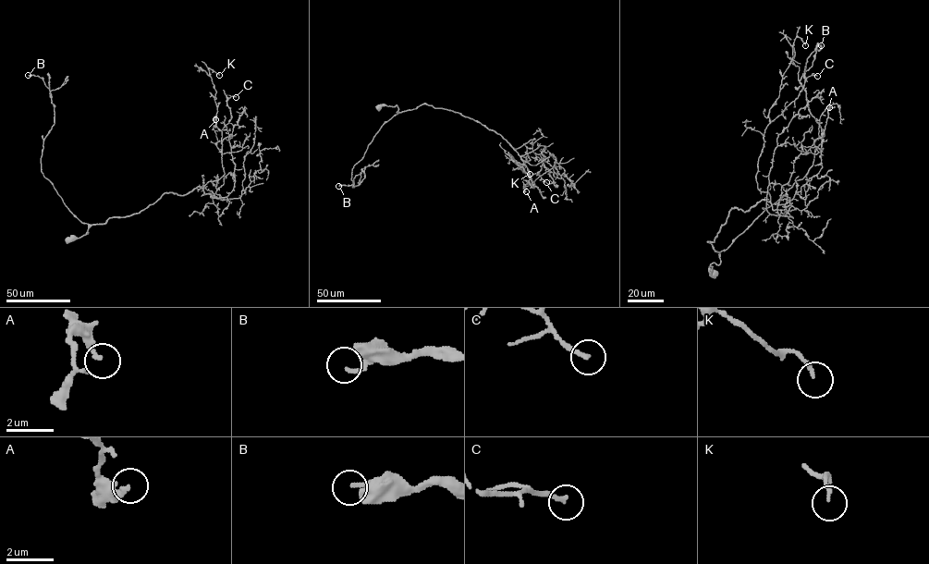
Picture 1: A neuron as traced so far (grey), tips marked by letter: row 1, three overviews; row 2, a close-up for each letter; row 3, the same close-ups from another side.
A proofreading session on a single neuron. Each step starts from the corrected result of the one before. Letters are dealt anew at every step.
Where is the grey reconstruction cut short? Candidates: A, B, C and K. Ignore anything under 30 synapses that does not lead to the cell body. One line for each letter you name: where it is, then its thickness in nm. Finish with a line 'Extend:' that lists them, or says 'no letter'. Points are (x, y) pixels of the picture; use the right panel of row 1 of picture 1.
Extend: no letter

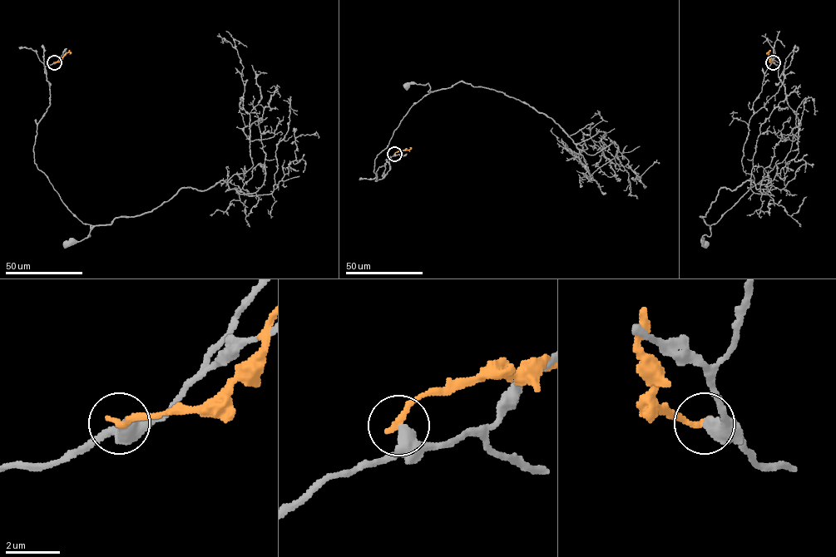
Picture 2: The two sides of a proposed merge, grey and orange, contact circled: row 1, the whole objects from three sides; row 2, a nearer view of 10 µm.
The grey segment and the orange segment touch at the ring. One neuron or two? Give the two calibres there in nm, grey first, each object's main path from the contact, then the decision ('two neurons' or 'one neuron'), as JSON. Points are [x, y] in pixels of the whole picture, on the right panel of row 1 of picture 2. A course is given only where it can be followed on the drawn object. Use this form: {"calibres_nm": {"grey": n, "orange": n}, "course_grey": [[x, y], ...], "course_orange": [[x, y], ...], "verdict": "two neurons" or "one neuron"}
{"calibres_nm": {"grey": 480, "orange": 240}, "course_grey": [[773, 62], [779, 67], [778, 76], [798, 130], [786, 158], [710, 226], [711, 235], [702, 236], [704, 243]], "course_orange": [[773, 62], [769, 52], [766, 53]], "verdict": "two neurons"}

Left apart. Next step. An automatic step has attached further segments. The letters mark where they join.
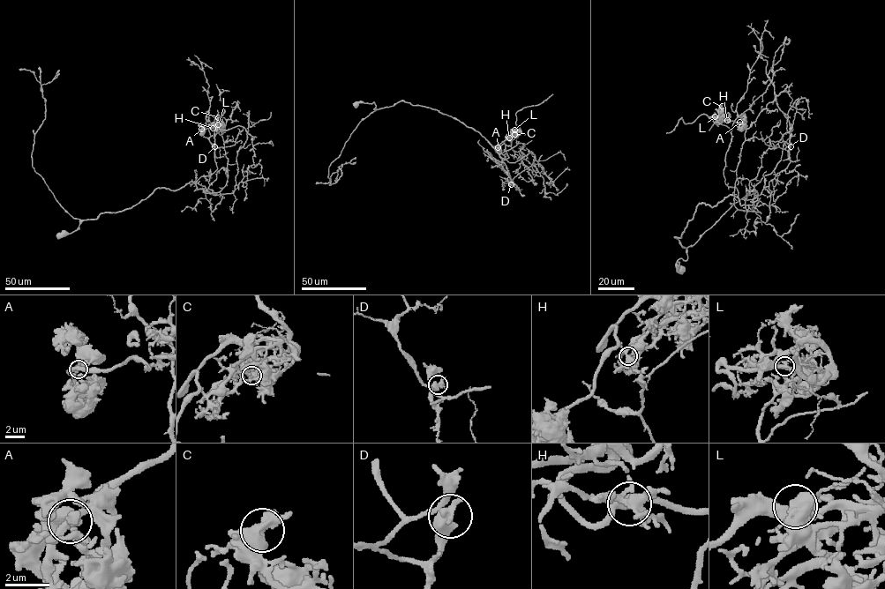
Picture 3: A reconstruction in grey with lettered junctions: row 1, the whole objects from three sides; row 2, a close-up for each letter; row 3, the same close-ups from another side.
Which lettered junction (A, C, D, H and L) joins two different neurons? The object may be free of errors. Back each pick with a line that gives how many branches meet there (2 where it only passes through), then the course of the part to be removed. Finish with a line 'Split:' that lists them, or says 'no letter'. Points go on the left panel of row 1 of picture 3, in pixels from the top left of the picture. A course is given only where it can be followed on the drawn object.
L: 4 branches meet; foreign part runs (218, 124), (222, 125), (220, 123), (220, 129), (227, 130), (242, 126), (256, 137)
Split: L

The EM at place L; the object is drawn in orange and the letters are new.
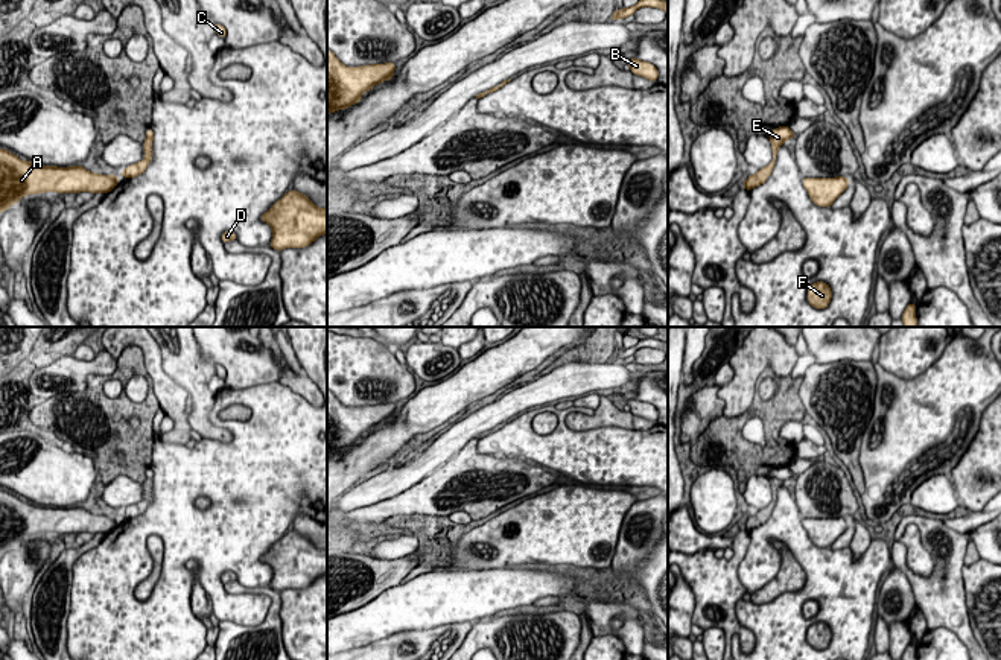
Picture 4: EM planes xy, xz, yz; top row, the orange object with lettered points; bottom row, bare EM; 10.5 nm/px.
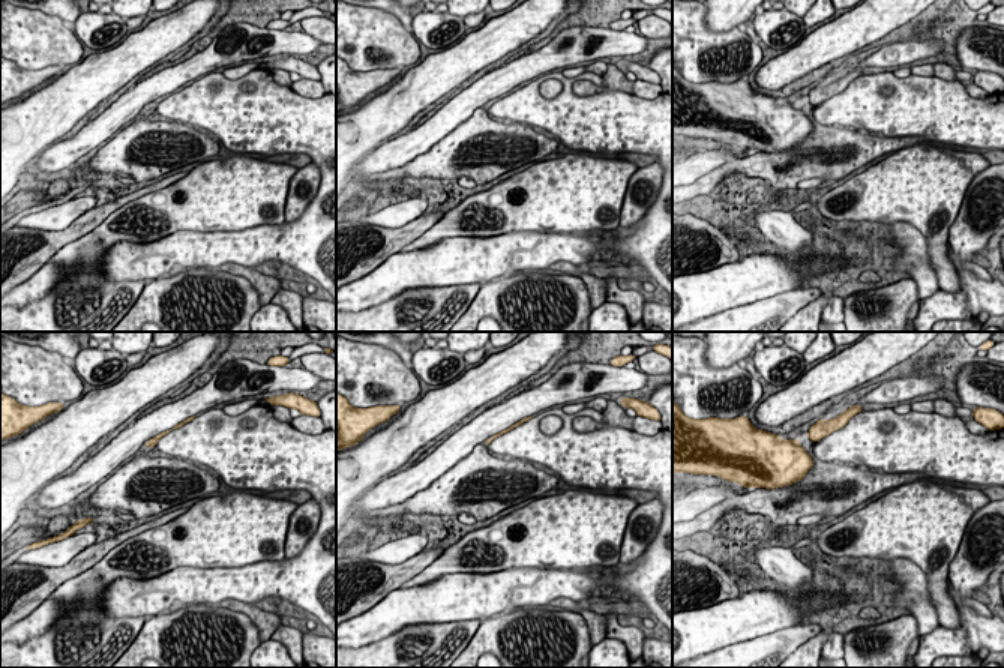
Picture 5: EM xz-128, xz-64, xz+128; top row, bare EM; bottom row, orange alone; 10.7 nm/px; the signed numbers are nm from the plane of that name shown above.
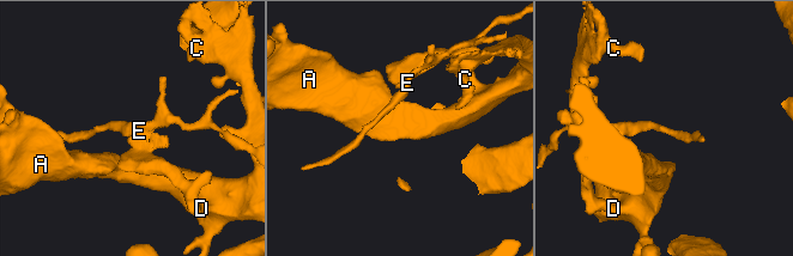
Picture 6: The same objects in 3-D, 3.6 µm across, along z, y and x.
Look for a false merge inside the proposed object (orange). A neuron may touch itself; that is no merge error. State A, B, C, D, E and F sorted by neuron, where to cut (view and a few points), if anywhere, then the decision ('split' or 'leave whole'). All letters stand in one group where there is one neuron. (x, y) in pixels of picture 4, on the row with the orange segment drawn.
A B C D F / E; cut in xy along (145, 158), (149, 161); split

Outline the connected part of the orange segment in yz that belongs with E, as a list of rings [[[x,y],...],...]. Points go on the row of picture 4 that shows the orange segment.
[[[788,125],[774,128],[770,132],[770,143],[771,143],[771,152],[773,158],[771,161],[776,161],[777,158],[777,149],[788,140],[788,138],[796,138],[796,134],[790,129]]]

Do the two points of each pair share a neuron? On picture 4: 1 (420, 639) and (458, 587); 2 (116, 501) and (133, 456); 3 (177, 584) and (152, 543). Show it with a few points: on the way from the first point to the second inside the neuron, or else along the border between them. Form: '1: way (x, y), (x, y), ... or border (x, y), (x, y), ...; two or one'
1: border (454, 622), (429, 628), (402, 630), (391, 636); two
2: border (142, 482), (127, 476), (116, 476), (105, 485); two
3: border (157, 534), (163, 563), (149, 593); two

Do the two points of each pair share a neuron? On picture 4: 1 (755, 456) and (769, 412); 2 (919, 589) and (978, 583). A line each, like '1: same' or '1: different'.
1: same
2: different

